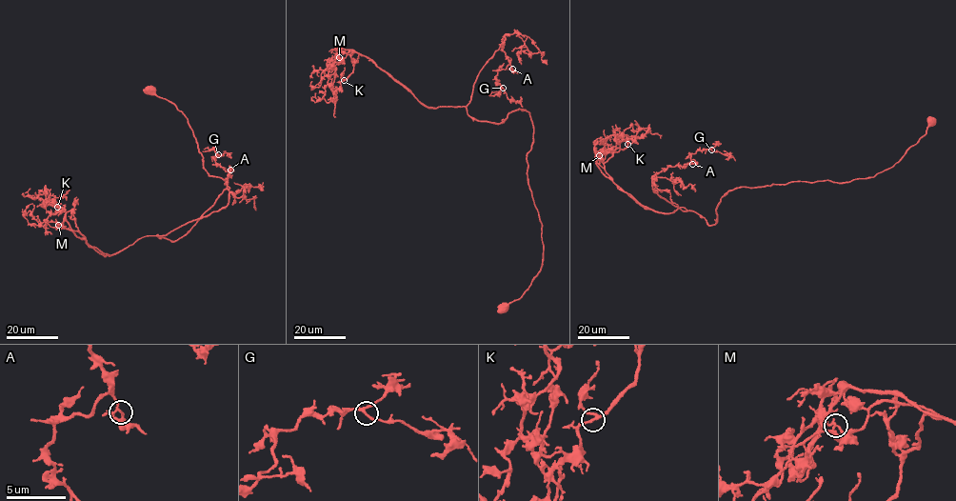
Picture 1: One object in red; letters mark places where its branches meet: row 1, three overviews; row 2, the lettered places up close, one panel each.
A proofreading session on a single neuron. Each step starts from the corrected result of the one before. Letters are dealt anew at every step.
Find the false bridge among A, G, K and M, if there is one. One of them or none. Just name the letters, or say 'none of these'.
M

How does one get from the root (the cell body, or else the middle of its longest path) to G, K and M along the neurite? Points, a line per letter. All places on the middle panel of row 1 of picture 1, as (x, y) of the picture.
G: (505, 308), (529, 287), (544, 250), (529, 113), (497, 124), (467, 110), (503, 36), (503, 88)
K: (505, 308), (544, 254), (529, 113), (497, 124), (464, 107), (425, 107), (360, 54), (344, 80)
M: (505, 308), (544, 254), (529, 113), (497, 124), (464, 107), (425, 107), (365, 56), (339, 57)

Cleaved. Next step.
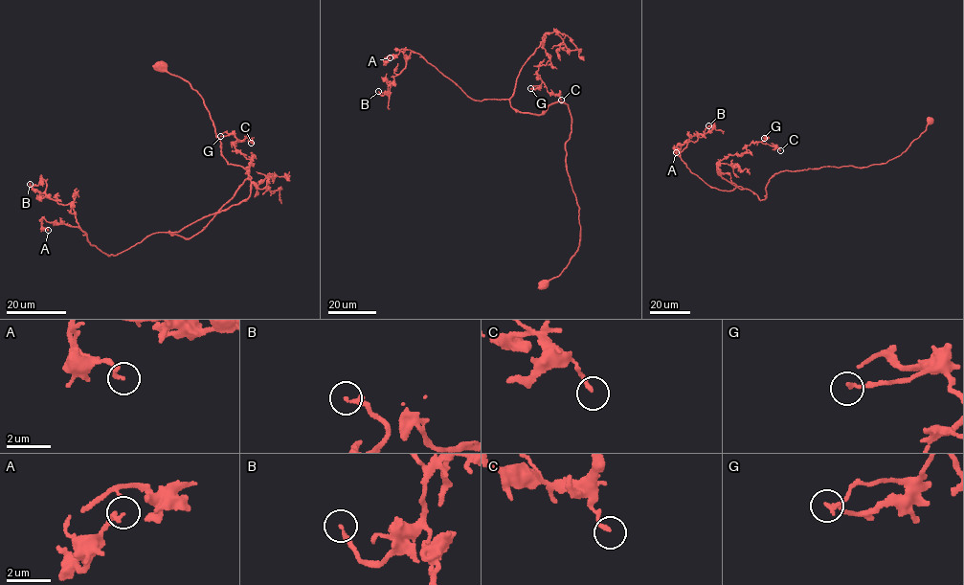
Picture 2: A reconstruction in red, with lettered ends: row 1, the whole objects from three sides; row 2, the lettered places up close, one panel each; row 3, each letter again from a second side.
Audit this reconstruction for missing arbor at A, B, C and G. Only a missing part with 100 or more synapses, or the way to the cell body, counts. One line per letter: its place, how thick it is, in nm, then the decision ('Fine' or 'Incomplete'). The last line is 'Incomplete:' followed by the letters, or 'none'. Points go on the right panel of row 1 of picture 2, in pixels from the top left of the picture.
A: Place: (676, 152). Thickness 200 nm. Fine
B: Place: (708, 125). Thickness 200 nm. Fine
C: Place: (780, 150). Thickness 150 nm. Fine
G: Place: (764, 138). Thickness 160 nm. Fine
Incomplete: none

